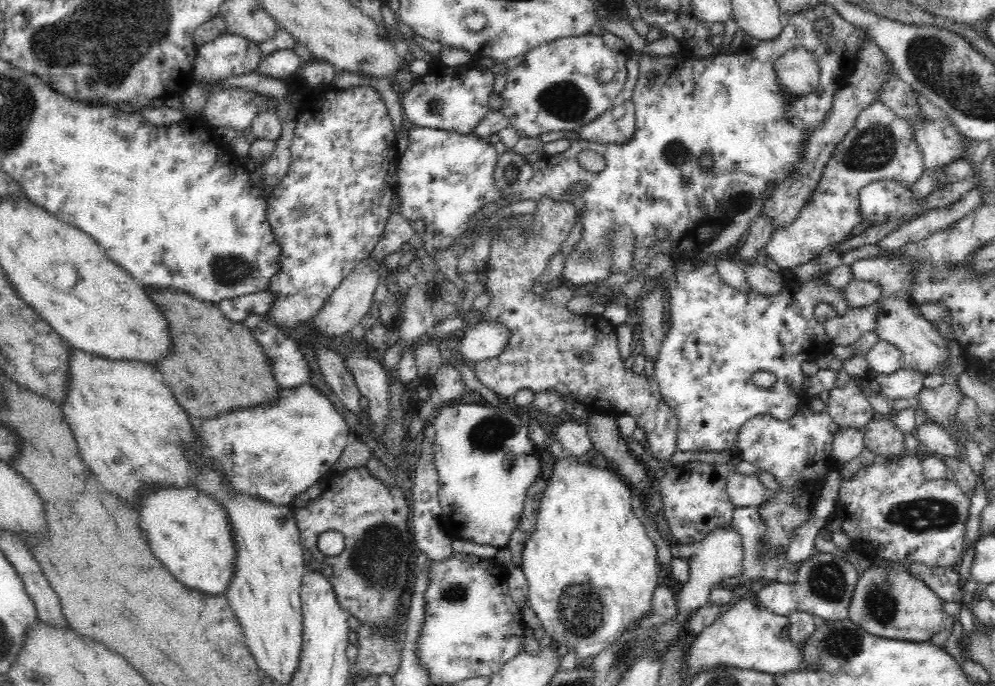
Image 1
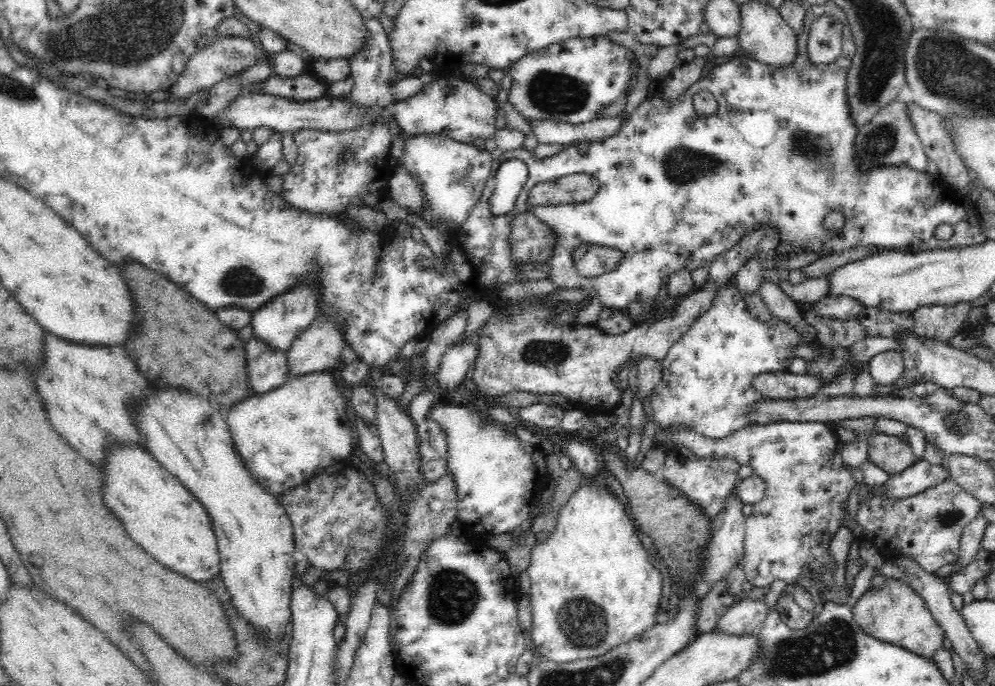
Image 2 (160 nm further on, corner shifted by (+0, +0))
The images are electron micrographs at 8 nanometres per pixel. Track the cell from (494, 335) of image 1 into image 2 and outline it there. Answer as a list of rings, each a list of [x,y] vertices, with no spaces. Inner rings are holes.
[[[463,339],[462,342],[448,347],[435,376],[440,388],[451,391],[464,386],[466,373],[478,358],[478,346],[473,340]]]

